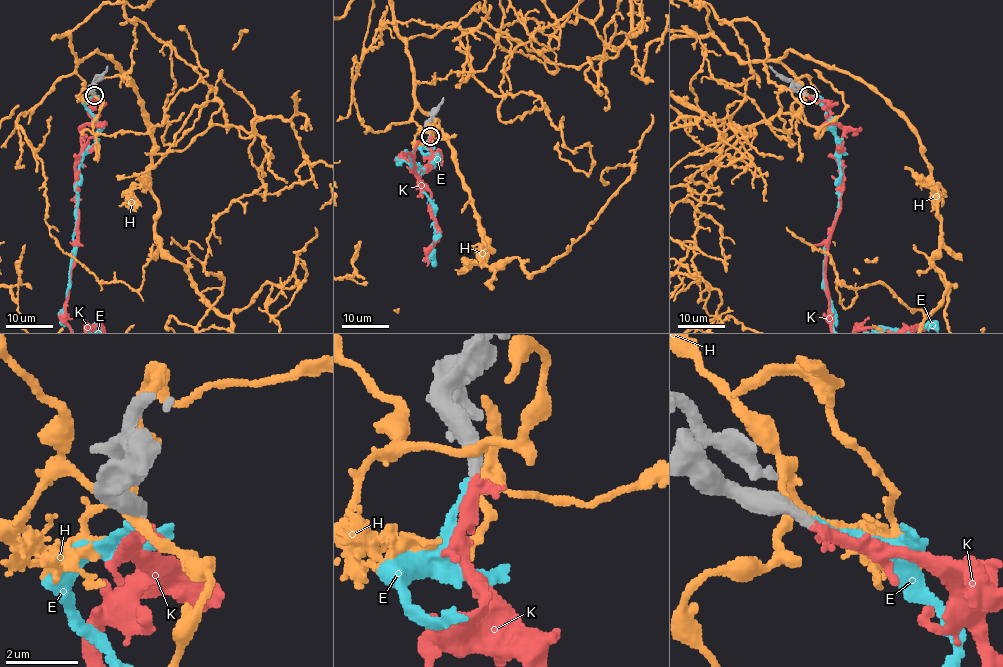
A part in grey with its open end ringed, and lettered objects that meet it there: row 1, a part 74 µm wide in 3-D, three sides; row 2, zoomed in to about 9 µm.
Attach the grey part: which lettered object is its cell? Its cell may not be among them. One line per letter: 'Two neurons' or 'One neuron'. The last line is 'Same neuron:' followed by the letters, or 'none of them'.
E: Two neurons
H: Two neurons
K: One neuron
Same neuron: K

